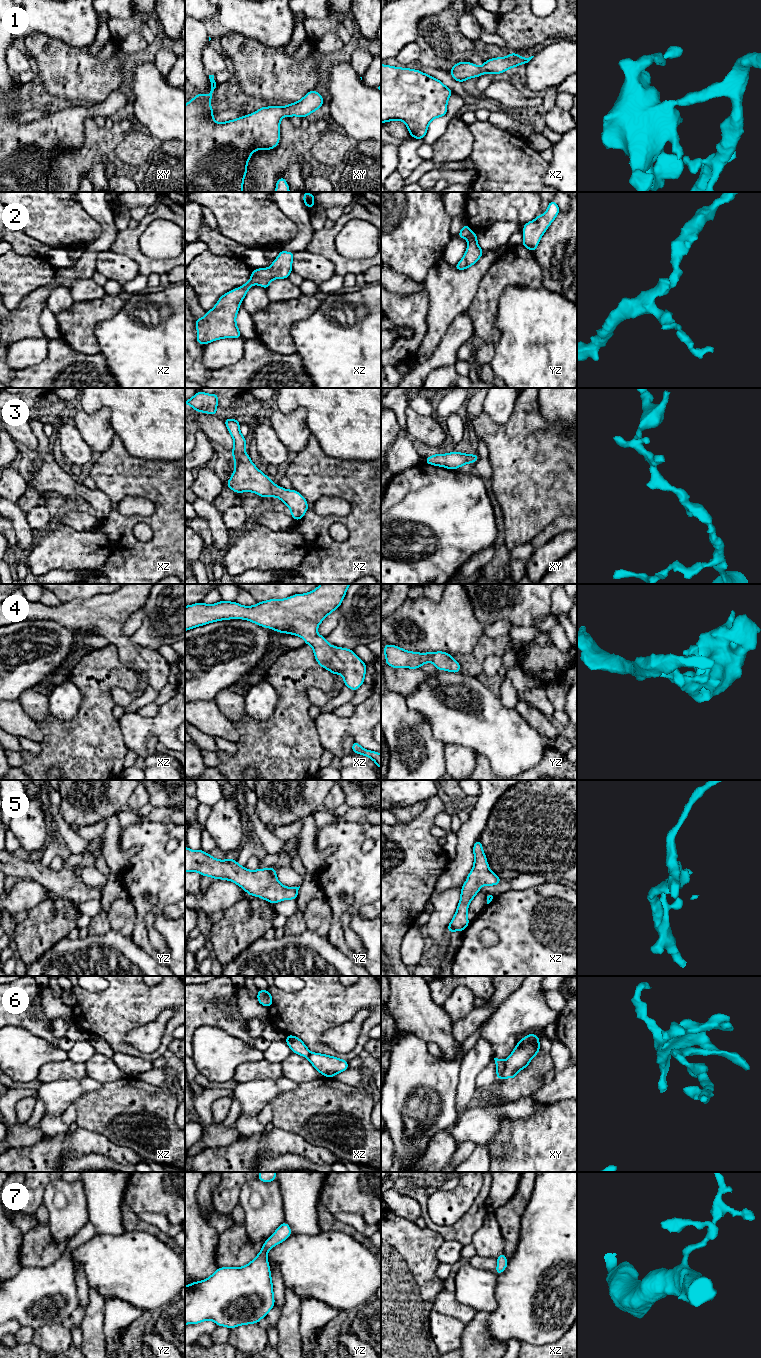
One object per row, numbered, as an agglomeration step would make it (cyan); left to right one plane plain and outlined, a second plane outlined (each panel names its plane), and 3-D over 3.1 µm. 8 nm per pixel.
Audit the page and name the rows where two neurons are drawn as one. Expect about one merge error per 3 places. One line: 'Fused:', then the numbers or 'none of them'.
Fused: 6

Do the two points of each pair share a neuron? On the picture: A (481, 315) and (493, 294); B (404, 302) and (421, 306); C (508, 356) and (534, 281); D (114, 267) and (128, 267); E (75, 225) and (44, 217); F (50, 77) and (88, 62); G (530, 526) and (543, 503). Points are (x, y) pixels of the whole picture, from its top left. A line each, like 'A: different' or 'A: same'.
A: same
B: same
C: different
D: same
E: same
F: same
G: same

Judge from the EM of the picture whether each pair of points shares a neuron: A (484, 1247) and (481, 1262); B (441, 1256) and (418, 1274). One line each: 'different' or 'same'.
A: different
B: different

